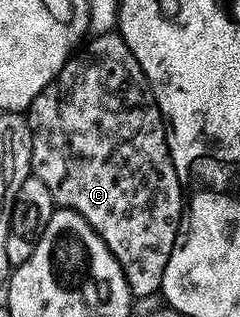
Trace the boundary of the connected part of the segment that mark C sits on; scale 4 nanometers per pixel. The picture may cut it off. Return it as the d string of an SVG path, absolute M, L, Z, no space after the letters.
M110 32L90 37L74 53L73 57L65 61L63 68L55 76L55 80L51 80L51 84L47 84L47 88L43 88L43 92L39 92L39 96L35 96L35 100L27 111L27 121L29 123L29 147L31 148L29 165L32 177L43 180L43 184L47 184L47 192L51 192L54 203L60 209L73 210L79 216L83 216L83 220L87 220L87 224L91 224L91 228L103 240L103 244L107 244L111 256L115 256L119 268L123 268L123 276L129 285L130 294L138 299L156 295L161 288L163 272L167 268L171 248L175 244L178 232L181 231L183 187L175 172L175 164L171 160L167 123L161 117L161 110L157 107L153 90L149 87L145 74L141 71L139 60L135 60L131 48L127 48L127 44L121 39L120 34Z

